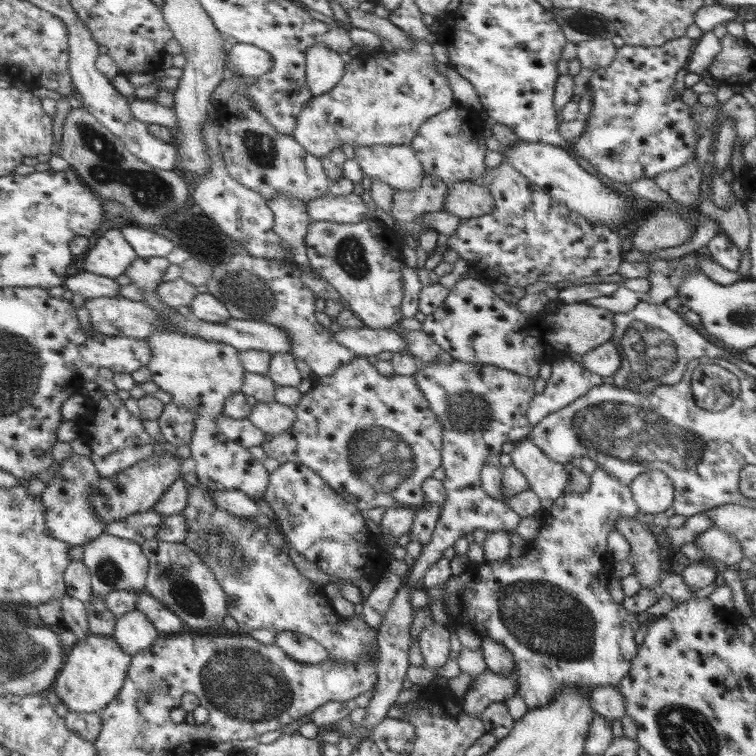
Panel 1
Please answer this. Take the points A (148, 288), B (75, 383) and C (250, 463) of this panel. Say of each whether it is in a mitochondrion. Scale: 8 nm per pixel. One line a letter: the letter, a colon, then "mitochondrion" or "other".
A: other
B: other
C: other

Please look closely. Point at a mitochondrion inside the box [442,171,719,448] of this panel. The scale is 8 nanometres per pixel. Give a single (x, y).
(652, 353)

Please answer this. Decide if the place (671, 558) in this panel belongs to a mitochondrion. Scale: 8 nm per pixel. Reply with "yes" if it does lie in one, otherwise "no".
no

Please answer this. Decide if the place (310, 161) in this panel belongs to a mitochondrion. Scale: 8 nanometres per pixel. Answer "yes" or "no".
no

